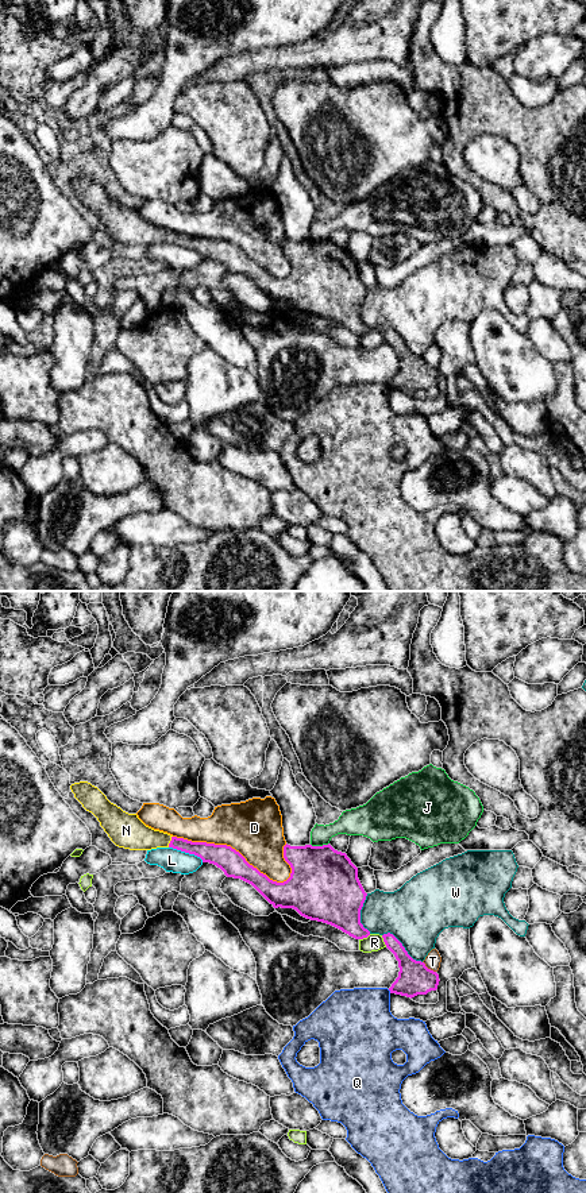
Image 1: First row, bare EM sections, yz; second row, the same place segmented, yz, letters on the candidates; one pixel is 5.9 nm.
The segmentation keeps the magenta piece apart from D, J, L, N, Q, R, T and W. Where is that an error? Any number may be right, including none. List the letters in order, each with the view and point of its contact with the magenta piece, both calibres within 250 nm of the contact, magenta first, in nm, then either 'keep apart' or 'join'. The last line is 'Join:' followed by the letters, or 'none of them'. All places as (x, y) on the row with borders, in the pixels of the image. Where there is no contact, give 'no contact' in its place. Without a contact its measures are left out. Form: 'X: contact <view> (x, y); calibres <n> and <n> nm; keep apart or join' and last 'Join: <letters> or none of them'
D: contact yz (234, 849); calibres 150 and 340 nm; keep apart
J: contact yz (319, 846); calibres 420 and 160 nm; keep apart
L: contact yz (187, 852); calibres 140 and 140 nm; keep apart
N: contact yz (170, 841); calibres 110 and 190 nm; join
Q: contact yz (389, 989); calibres 190 and 380 nm; keep apart
R: contact yz (384, 941); calibres 150 and 110 nm; keep apart
T: contact yz (427, 968); calibres 190 and 100 nm; keep apart
W: contact yz (403, 946); calibres 190 and 360 nm; keep apart
Join: N

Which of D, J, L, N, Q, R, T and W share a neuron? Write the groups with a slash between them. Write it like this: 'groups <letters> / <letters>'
groups D / J / L / N / Q / R / T / W

